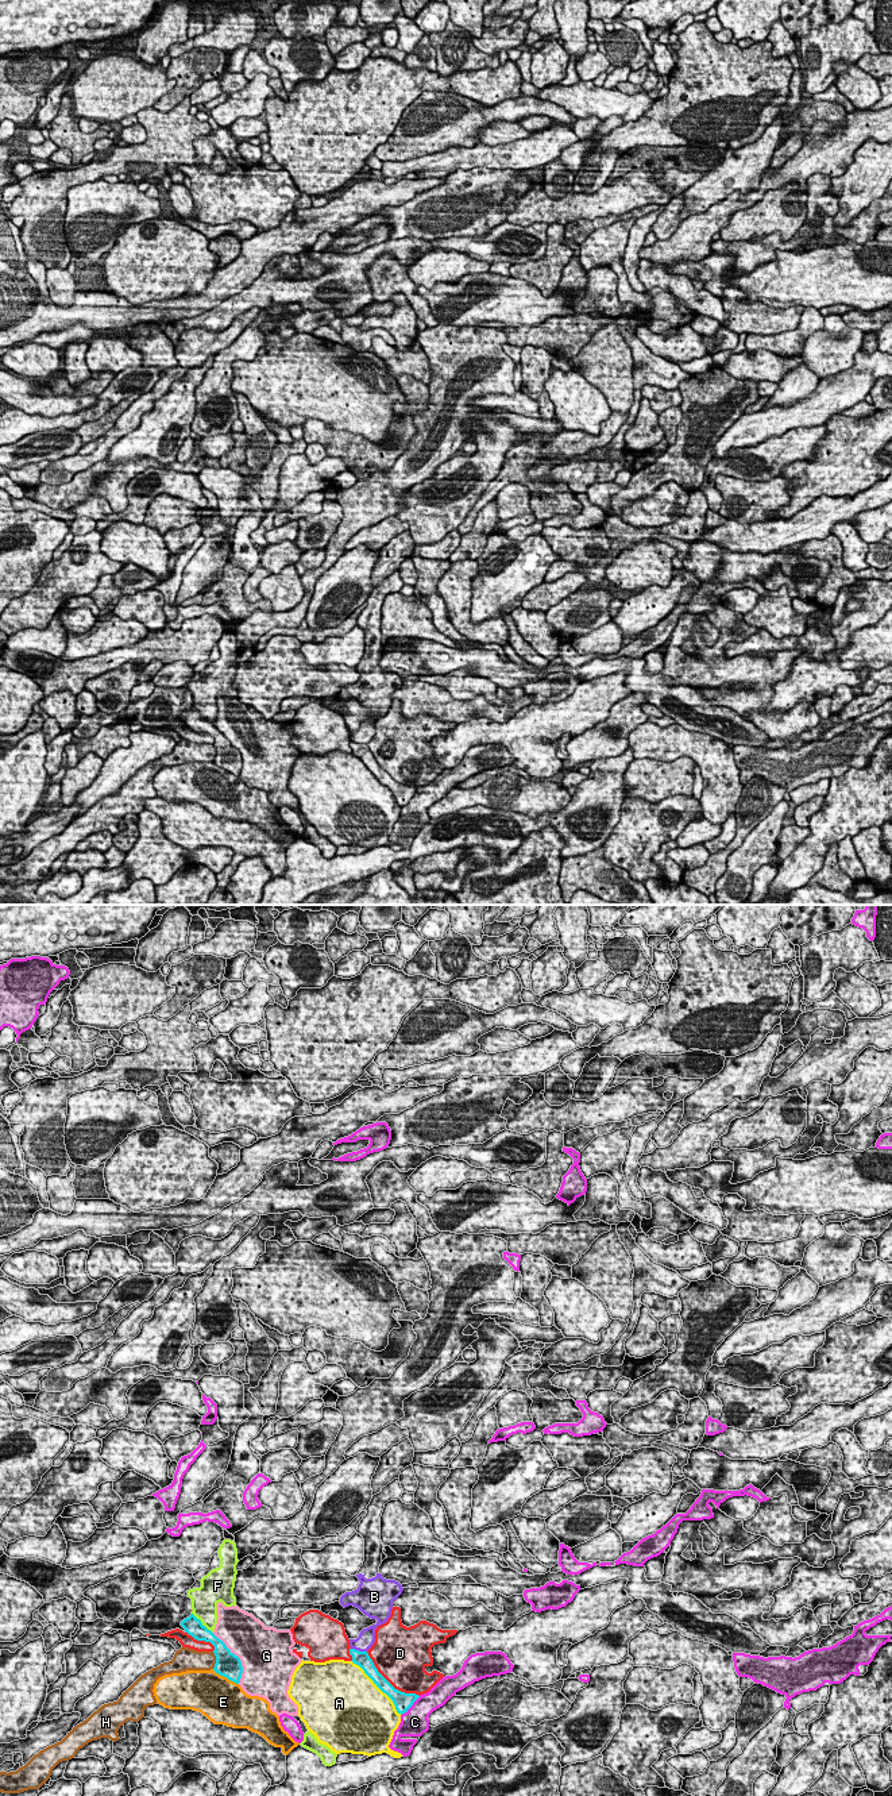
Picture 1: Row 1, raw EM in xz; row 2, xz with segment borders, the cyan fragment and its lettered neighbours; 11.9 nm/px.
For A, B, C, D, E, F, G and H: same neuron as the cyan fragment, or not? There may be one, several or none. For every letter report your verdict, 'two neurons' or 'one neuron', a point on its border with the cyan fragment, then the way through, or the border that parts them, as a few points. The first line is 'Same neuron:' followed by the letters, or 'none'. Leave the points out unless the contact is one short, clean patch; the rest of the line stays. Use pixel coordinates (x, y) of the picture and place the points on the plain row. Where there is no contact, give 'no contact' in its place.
Same neuron: none
A: two neurons | xz (378, 779)
B: two neurons | xz (359, 744) | along xz (351, 740), (366, 744)
C: two neurons | xz (410, 798)
D: two neurons | xz (387, 774)
E: two neurons | xz (226, 769)
F: two neurons | xz (201, 716)
G: two neurons | xz (238, 750)
H: two neurons | xz (216, 752)

